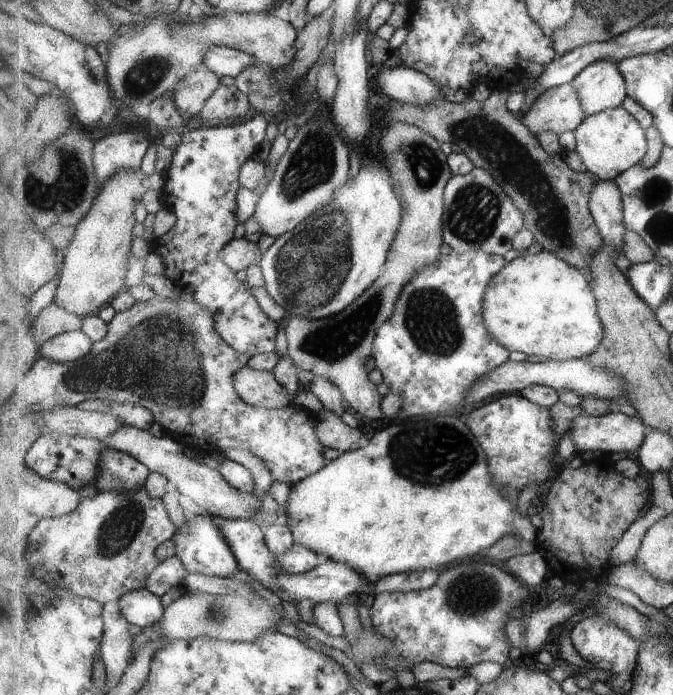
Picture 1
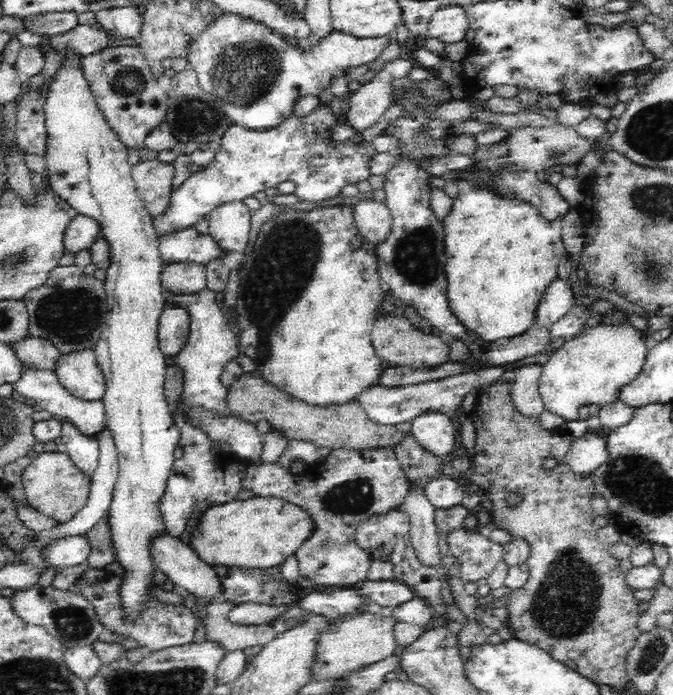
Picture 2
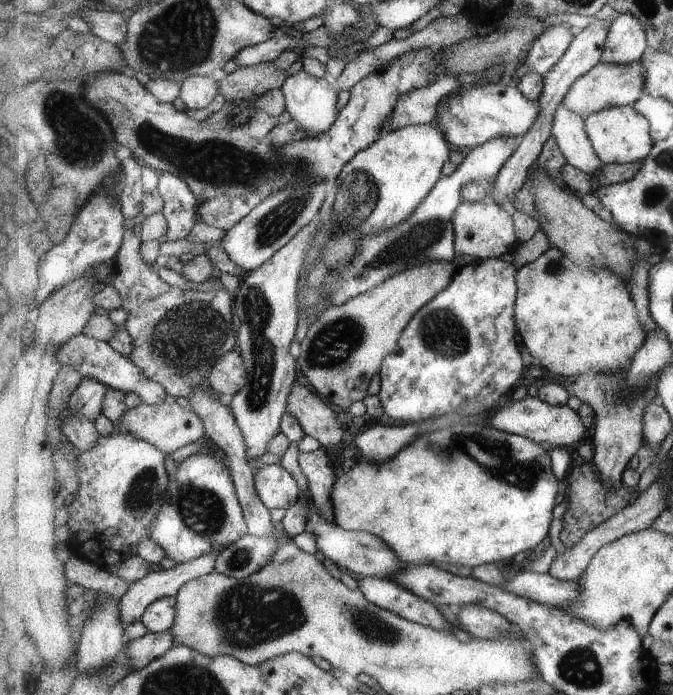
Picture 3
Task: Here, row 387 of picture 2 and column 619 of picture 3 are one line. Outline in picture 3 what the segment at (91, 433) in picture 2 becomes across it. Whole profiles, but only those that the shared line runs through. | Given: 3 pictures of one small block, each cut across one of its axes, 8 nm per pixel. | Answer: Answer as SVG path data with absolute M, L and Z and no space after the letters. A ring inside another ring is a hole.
M620 14L611 24L601 63L635 64L648 50L647 32L639 18Z

